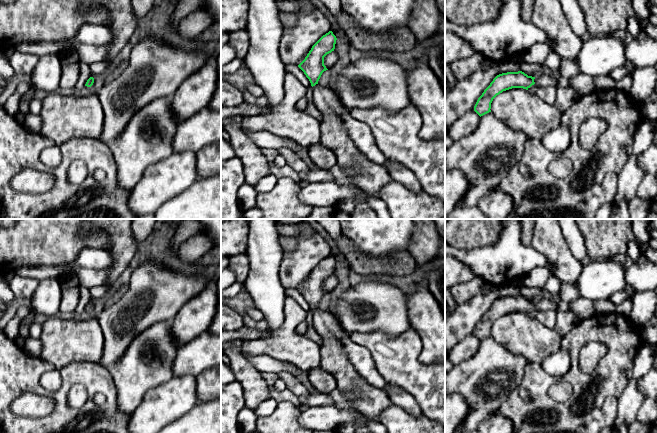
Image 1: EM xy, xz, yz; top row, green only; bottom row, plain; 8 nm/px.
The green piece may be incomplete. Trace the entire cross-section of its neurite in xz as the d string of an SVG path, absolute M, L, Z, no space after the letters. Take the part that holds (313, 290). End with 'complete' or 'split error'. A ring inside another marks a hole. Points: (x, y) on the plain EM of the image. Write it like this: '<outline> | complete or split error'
M332 255L323 259L298 291L309 303L313 325L323 338L320 345L321 369L335 377L337 387L345 393L360 414L377 421L379 415L393 403L385 389L370 385L349 362L344 353L343 341L350 335L340 325L335 315L329 310L318 309L322 297L328 294L324 289L324 281L334 275L336 264Z | split error

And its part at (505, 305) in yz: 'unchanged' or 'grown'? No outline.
grown

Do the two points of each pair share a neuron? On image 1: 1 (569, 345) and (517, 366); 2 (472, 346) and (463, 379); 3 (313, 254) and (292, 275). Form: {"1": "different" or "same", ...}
{"1": "different", "2": "different", "3": "same"}

